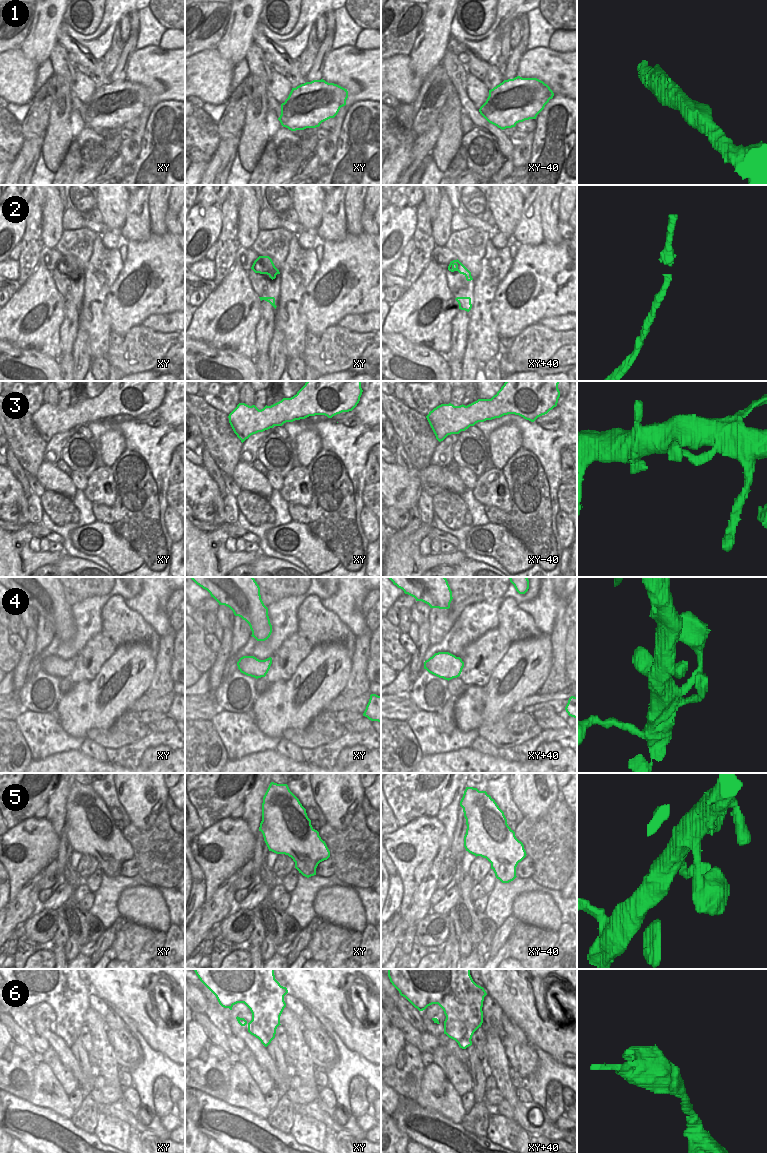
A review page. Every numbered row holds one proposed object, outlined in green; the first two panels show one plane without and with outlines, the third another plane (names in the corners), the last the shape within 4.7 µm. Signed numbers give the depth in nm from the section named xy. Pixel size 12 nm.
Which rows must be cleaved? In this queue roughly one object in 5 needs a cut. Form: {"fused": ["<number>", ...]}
{"fused": []}

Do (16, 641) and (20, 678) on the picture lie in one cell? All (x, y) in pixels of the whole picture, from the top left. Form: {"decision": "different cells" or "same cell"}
{"decision": "different cells"}

